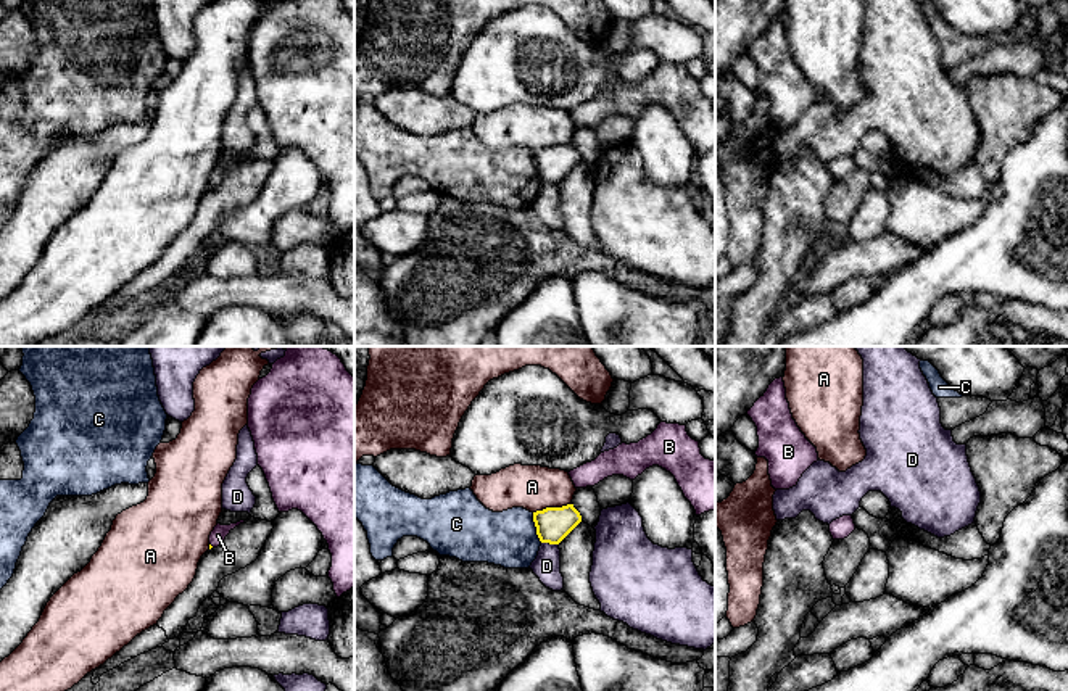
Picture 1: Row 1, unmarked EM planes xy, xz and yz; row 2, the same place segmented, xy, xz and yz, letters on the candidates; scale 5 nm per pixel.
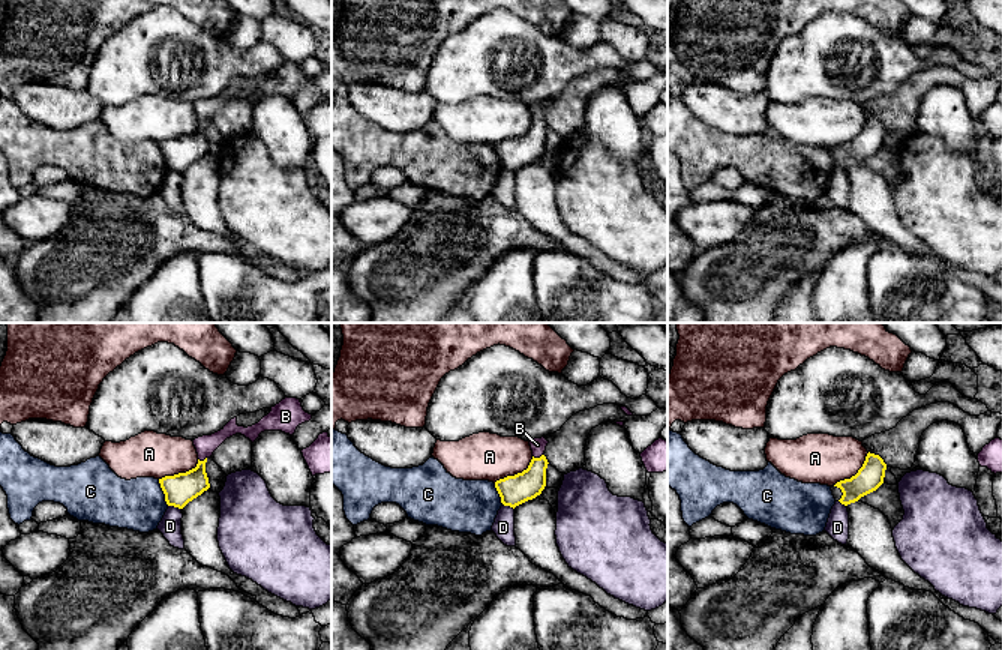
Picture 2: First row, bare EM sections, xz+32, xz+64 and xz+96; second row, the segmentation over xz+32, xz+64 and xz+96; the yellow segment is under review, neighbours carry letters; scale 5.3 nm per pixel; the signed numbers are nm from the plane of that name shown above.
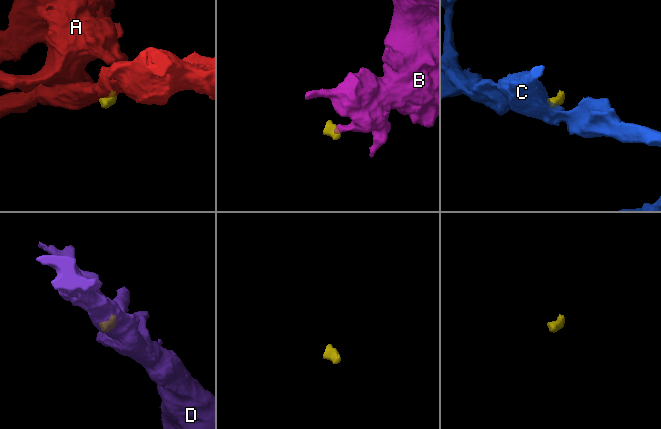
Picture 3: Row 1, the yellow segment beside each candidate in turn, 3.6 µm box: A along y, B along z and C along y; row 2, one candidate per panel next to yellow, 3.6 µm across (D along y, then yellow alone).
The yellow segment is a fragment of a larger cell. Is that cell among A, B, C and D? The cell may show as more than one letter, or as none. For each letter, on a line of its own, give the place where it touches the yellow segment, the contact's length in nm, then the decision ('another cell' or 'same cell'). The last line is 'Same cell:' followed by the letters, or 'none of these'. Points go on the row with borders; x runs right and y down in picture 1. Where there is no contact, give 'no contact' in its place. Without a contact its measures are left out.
A: xz (551, 508) | 200 nm | another cell
B: no contact | same cell
C: xz (535, 525) | 160 nm | another cell
D: xz (550, 543) | 90 nm | another cell
Same cell: B

